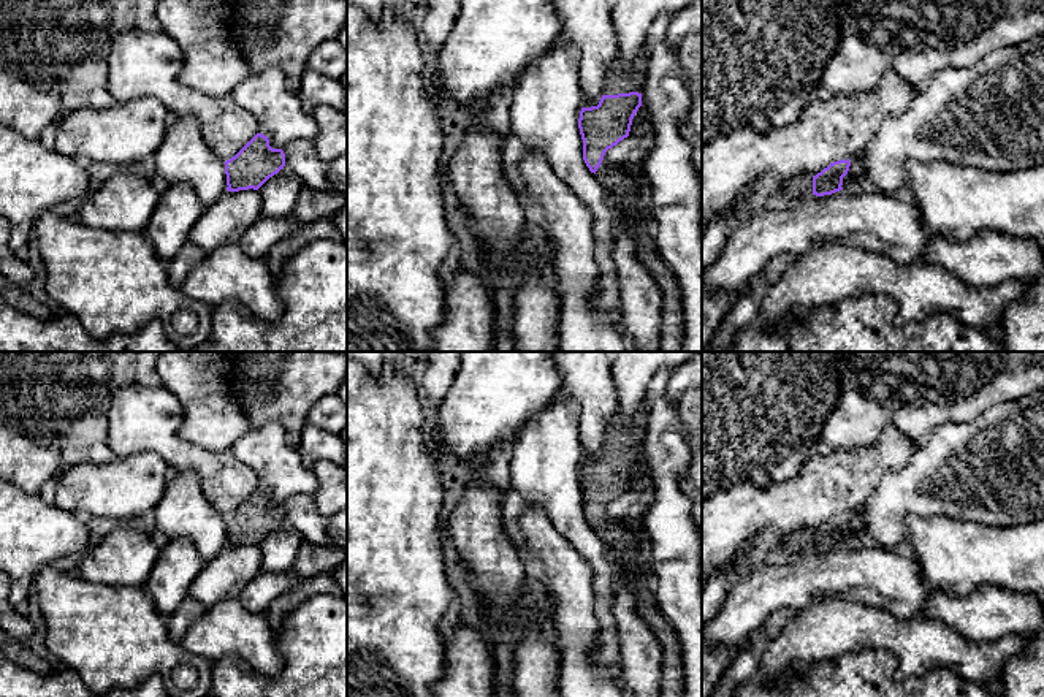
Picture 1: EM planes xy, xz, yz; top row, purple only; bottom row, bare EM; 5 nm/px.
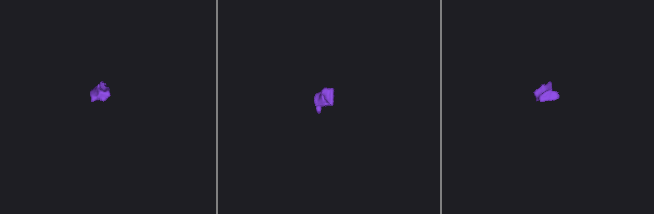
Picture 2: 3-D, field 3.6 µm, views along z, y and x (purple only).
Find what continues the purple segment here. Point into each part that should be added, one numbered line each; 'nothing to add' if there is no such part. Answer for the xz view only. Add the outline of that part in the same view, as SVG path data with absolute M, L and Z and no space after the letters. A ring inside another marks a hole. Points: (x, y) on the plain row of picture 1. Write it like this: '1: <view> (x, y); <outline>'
1: xz (618, 434); M643 401L629 425L624 425L619 415L613 415L605 425L604 450L618 450L645 445L646 429L646 401Z
2: xz (615, 536); M604 515L596 526L596 532L610 550L643 548L643 542L631 529L624 524L607 520Z

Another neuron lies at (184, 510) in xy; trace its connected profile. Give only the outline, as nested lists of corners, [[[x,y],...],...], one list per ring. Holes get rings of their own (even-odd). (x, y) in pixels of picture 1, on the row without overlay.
[[[192,470],[174,472],[154,508],[155,528],[170,540],[187,537],[208,562],[227,547],[225,518],[208,502],[200,477]]]

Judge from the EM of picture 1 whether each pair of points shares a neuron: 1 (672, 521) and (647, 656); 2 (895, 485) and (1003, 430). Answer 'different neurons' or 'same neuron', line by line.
1: different neurons
2: same neuron

